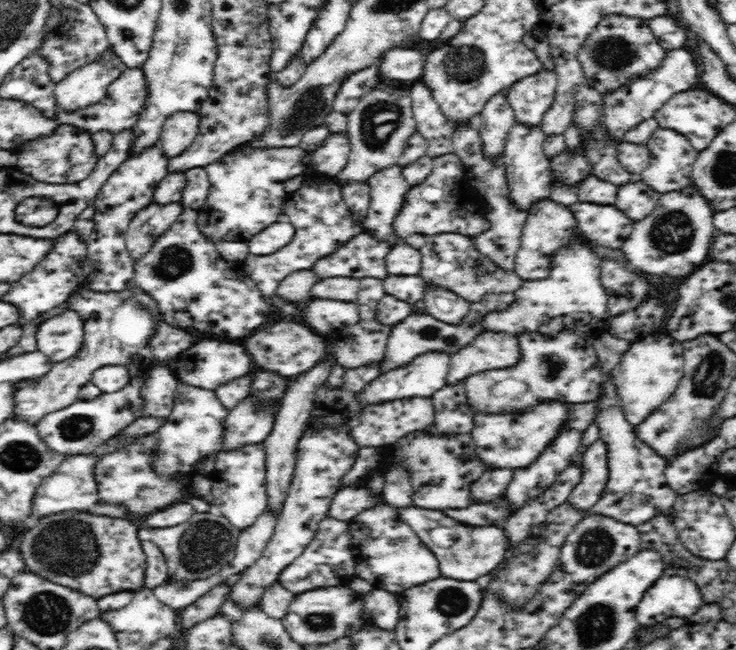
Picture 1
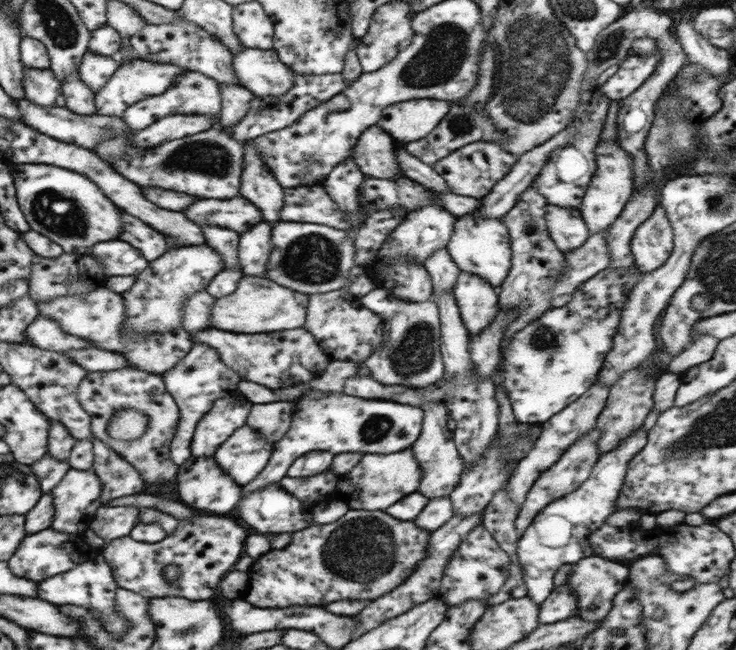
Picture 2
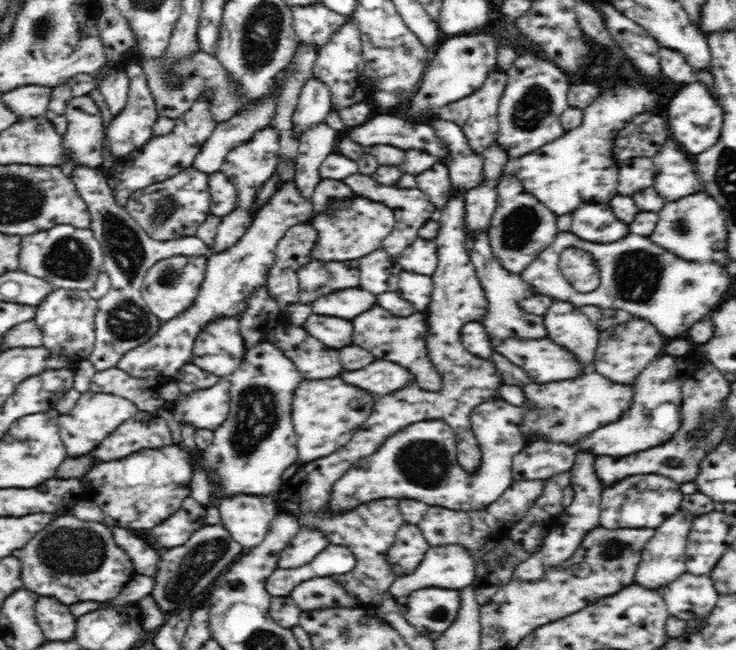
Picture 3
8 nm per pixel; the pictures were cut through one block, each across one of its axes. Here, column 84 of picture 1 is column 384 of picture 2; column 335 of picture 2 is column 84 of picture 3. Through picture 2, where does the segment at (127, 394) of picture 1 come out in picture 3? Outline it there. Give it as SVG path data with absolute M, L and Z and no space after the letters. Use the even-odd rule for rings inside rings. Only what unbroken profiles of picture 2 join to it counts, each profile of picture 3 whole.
M81 393L80 400L74 406L74 410L70 412L70 416L59 415L58 418L60 436L64 446L66 446L66 452L69 456L88 454L106 436L114 432L125 420L131 419L138 411L138 408L132 402L115 394Z

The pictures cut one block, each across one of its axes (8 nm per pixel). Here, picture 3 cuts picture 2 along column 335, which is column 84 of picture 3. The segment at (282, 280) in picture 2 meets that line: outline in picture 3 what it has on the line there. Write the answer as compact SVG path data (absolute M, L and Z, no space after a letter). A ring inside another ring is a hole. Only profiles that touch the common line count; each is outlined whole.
M57 224L54 228L21 237L18 268L48 281L56 289L90 290L103 272L104 253L90 228Z

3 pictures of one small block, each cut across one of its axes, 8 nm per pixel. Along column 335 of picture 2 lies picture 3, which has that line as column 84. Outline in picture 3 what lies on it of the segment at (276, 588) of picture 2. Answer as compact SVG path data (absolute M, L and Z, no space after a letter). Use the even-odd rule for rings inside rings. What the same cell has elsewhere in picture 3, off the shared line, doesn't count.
M60 516L24 548L16 550L14 556L22 566L24 588L32 594L56 598L66 606L86 600L97 603L114 600L134 574L130 556L116 546L112 532L104 524L82 522L74 516Z

